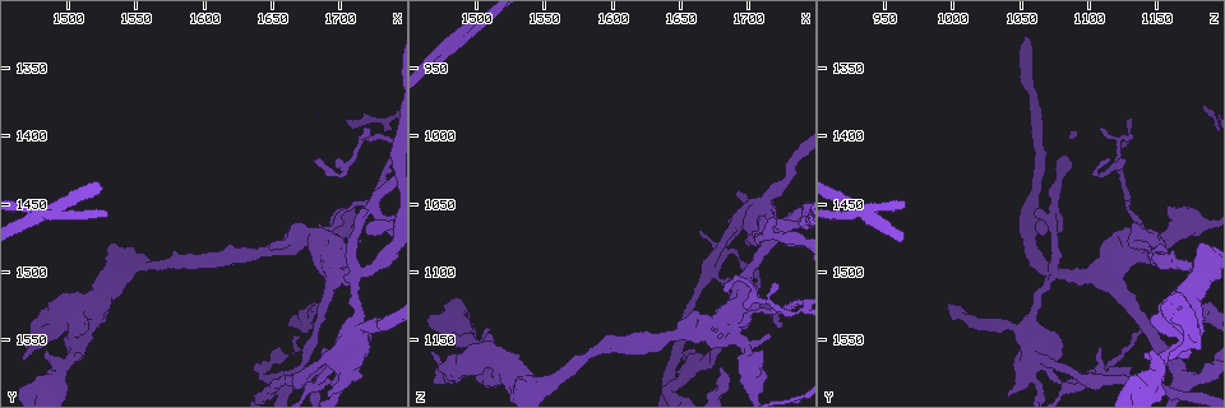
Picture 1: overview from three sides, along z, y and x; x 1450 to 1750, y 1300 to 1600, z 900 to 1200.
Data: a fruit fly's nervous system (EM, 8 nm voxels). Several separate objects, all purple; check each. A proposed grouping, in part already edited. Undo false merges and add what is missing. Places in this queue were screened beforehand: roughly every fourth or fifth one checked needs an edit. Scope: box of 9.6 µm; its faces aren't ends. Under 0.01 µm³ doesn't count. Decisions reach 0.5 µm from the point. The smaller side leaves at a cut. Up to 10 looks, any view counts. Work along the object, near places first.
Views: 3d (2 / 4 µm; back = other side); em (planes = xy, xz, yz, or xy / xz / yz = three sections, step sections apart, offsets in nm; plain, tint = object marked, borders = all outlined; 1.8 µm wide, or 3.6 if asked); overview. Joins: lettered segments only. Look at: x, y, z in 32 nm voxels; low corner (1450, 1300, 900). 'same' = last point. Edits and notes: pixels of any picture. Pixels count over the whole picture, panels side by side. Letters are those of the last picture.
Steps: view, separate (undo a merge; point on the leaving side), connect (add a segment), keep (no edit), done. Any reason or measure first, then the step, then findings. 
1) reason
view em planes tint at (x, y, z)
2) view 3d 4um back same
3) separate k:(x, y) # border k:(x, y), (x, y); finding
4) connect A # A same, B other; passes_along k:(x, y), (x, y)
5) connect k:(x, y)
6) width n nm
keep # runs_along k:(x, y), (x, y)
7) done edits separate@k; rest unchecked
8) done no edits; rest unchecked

four-way junction
view 3d 2um at (1480, 1456, 934)

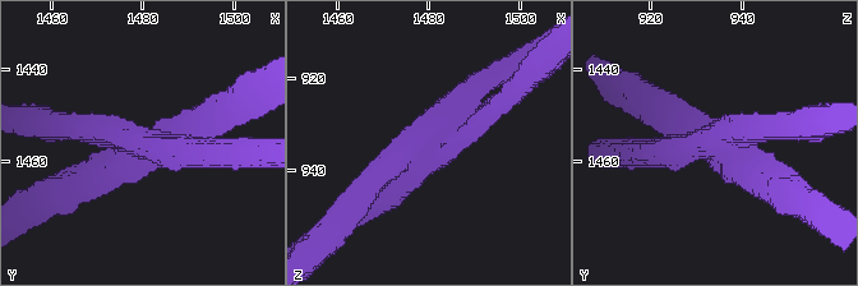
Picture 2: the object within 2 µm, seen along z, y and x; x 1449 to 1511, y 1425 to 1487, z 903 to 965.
arms 4; shape alone is not enough
view em yz step 4 borders at (1479, 1457, 937)

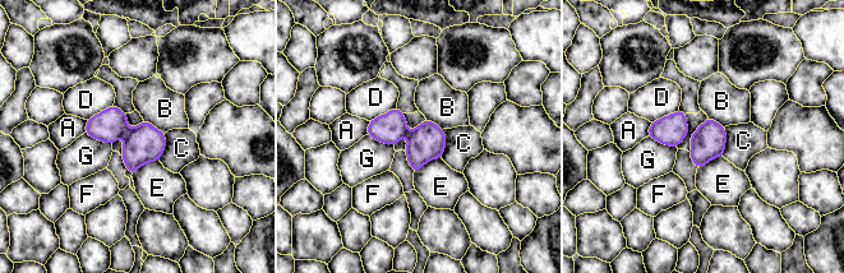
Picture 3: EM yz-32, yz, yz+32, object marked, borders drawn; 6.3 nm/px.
width 220 nm
separate 3:(107, 126) # A other, B other, C other, D other, E other, F other, G other; a second neuron is stuck on

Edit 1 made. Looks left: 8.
view overview

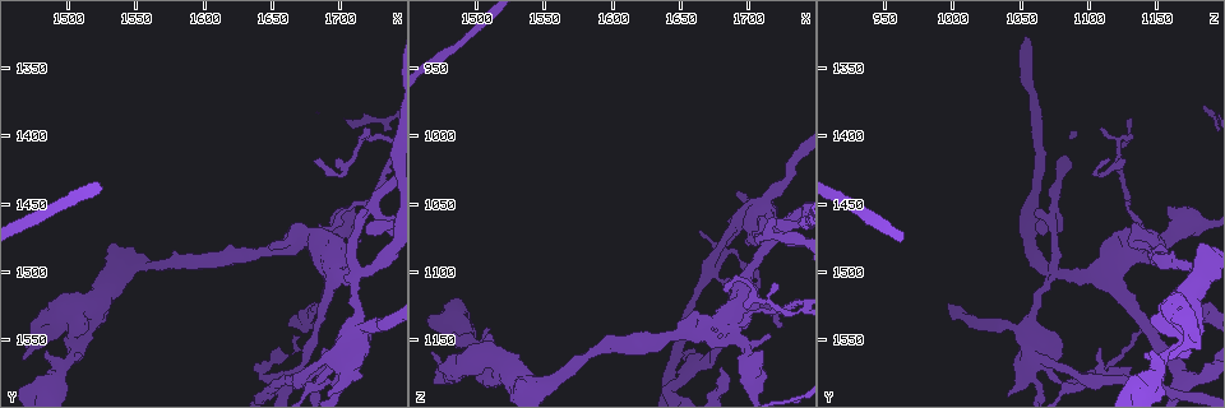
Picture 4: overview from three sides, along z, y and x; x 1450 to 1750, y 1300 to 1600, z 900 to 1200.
four or more arms meet
view em planes borders at (1714, 1500, 1076)

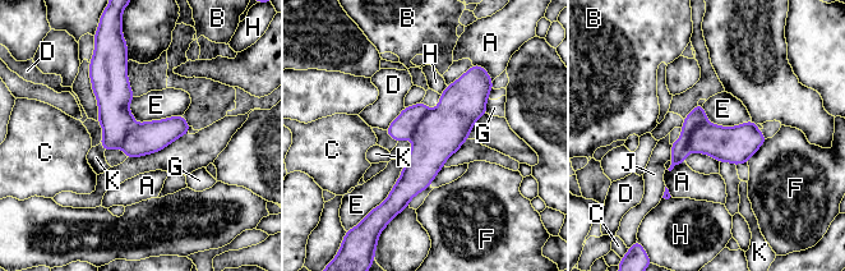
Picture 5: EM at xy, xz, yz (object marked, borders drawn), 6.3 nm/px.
separate 5:(679, 148) # A other, B other, C other, D other, E other, F other, G other, H other, J other, K other; part_leaving 5:(700, 108), (687, 128), (674, 161); a second neuron is stuck on

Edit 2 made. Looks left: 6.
end of a long branch
view 3d 2um at (1678, 1528, 1170)

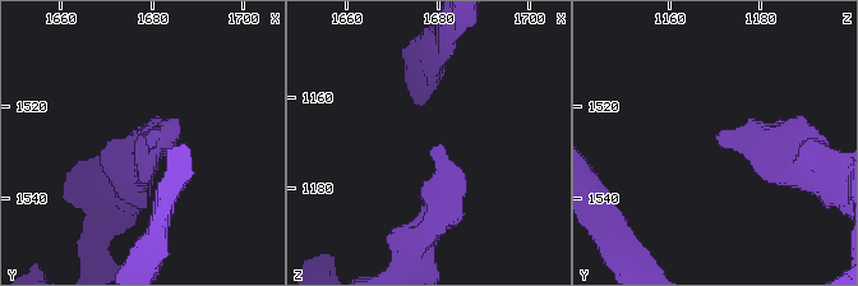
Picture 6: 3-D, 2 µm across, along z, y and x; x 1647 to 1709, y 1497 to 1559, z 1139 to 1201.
shape alone is not enough
view em planes borders at (1680, 1526, 1170)

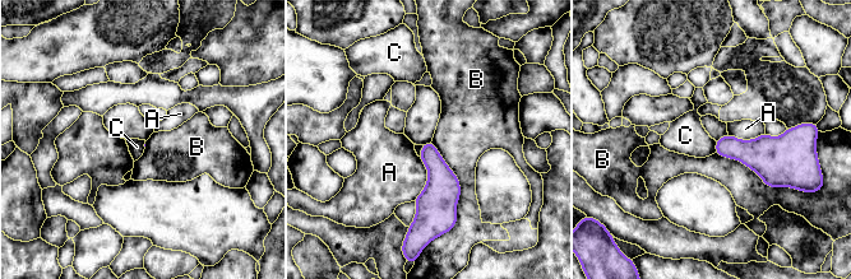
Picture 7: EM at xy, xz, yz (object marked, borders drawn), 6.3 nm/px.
longest_contact B 550 nm
keep # A other, B other, C other; none of them fits

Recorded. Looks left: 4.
four arms meet
view em planes borders at (1660, 1580, 1166)

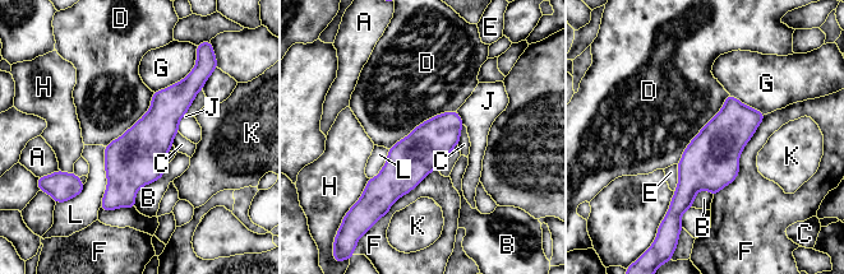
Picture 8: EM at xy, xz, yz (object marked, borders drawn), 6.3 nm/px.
keep # A other, B other, C other, D other, E other, F other, G other, H other, J other, K other, L other; runs_along 8:(188, 79), (110, 207); continuous, no second neuron

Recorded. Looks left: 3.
done edits separate@3, separate@5; rest unchecked

